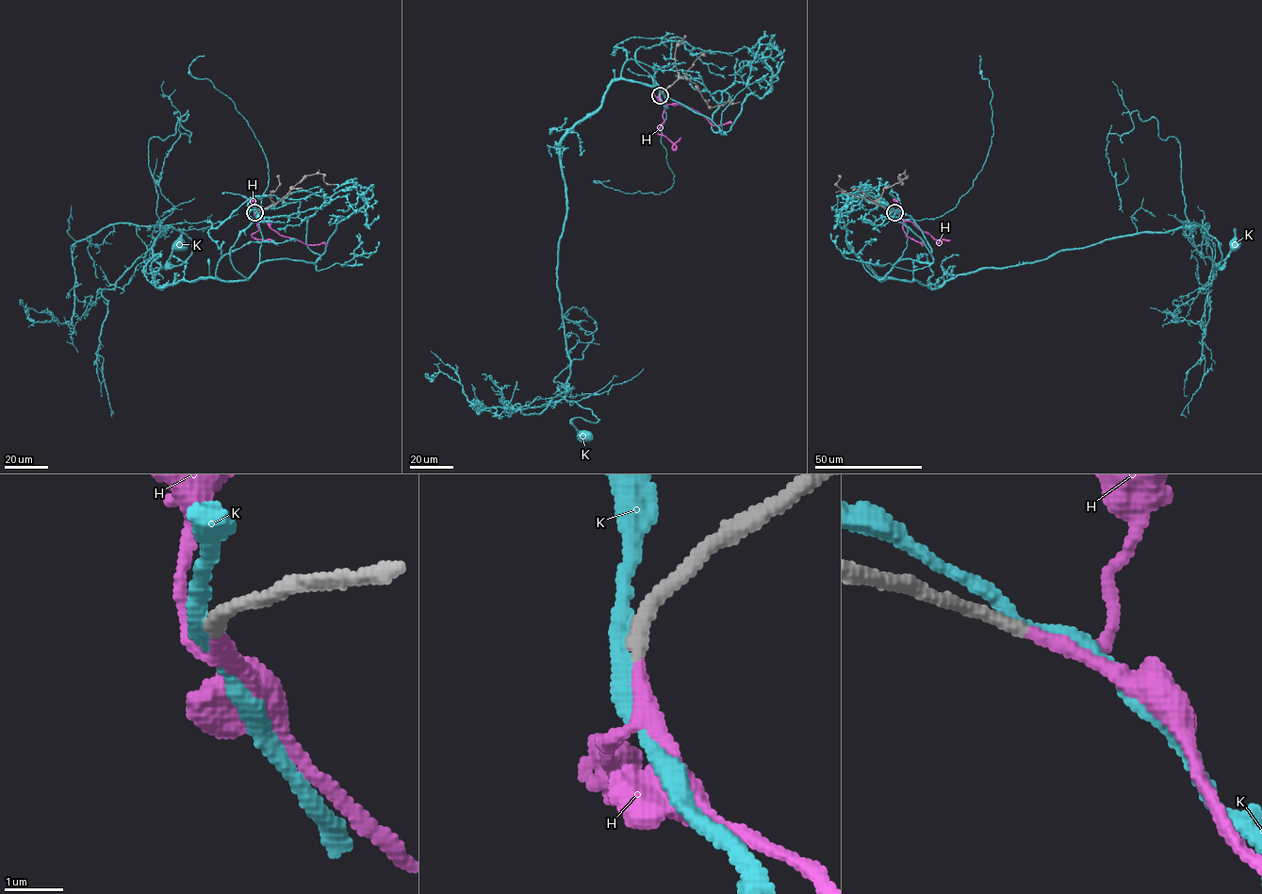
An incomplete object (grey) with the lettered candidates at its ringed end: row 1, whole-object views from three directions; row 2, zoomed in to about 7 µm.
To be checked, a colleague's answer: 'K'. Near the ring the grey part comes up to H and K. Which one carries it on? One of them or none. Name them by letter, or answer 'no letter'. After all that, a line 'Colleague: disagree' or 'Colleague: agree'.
H
Colleague: disagree

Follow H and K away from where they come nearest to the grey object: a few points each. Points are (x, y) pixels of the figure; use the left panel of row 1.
H: (254, 212), (280, 235), (308, 245), (325, 242), (327, 246)
K: (254, 212), (260, 264), (246, 279), (157, 288), (160, 224), (193, 243), (171, 265), (179, 245)

